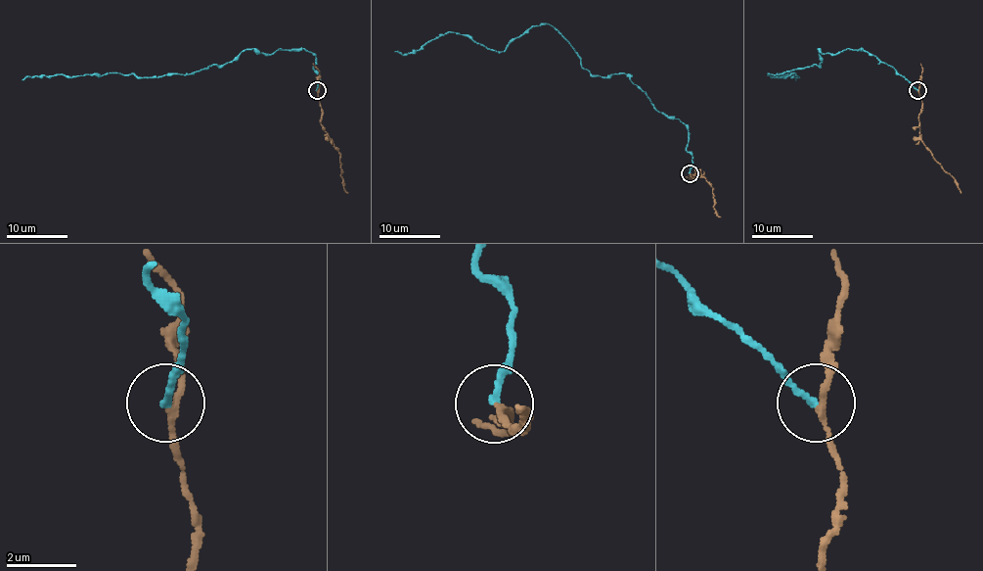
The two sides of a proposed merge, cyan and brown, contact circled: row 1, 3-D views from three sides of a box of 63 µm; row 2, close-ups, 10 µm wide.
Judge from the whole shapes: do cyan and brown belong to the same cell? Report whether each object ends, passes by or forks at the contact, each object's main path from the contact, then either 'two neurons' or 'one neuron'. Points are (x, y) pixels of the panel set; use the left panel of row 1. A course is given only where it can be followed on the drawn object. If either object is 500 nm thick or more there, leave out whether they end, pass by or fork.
cyan ends; brown passes by; course cyan (317, 89), (315, 56), (304, 48), (271, 54), (244, 50), (219, 65), (156, 77), (113, 72), (22, 80); course brown (317, 91), (322, 126), (339, 155), (341, 178), (347, 193); two neurons

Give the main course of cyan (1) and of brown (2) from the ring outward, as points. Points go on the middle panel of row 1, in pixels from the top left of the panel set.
1: (690, 173), (688, 128), (625, 73), (592, 74), (549, 24), (529, 27), (502, 52), (447, 31), (395, 52)
2: (690, 173), (692, 178), (701, 175), (712, 188), (714, 209), (720, 216)

